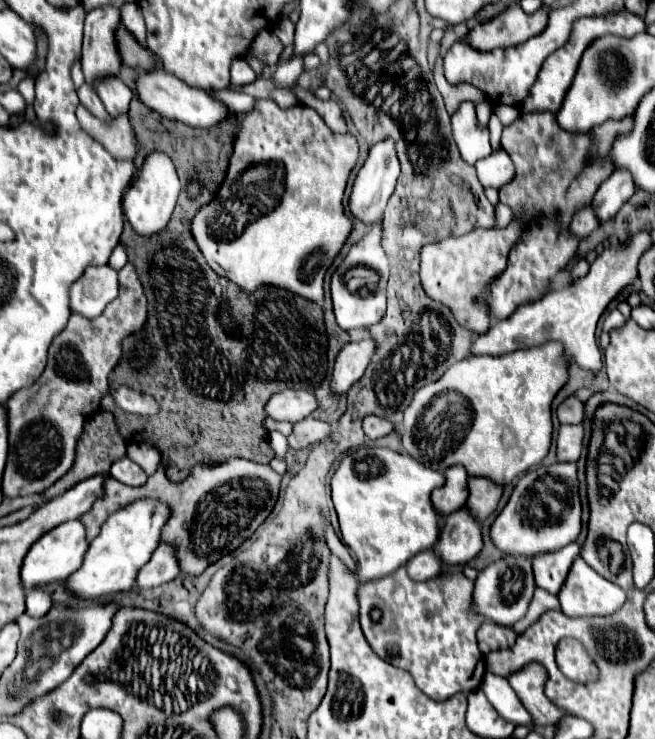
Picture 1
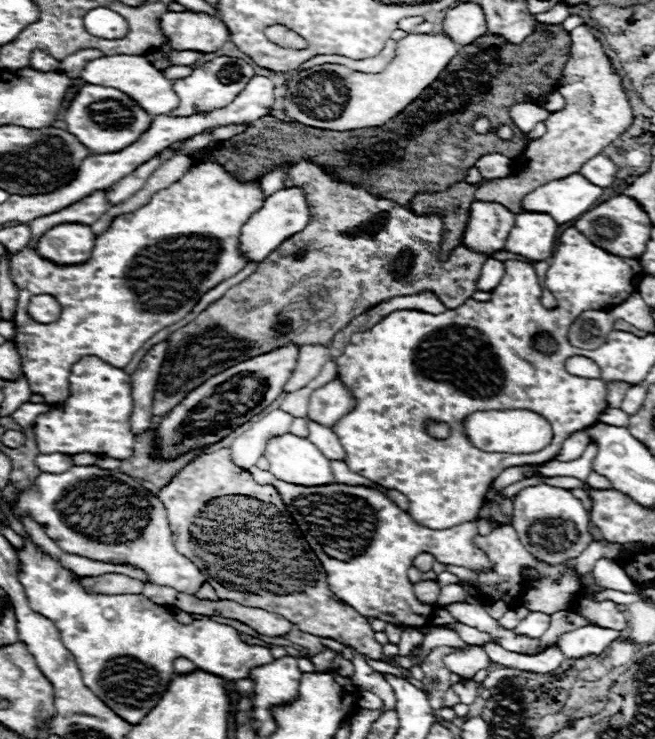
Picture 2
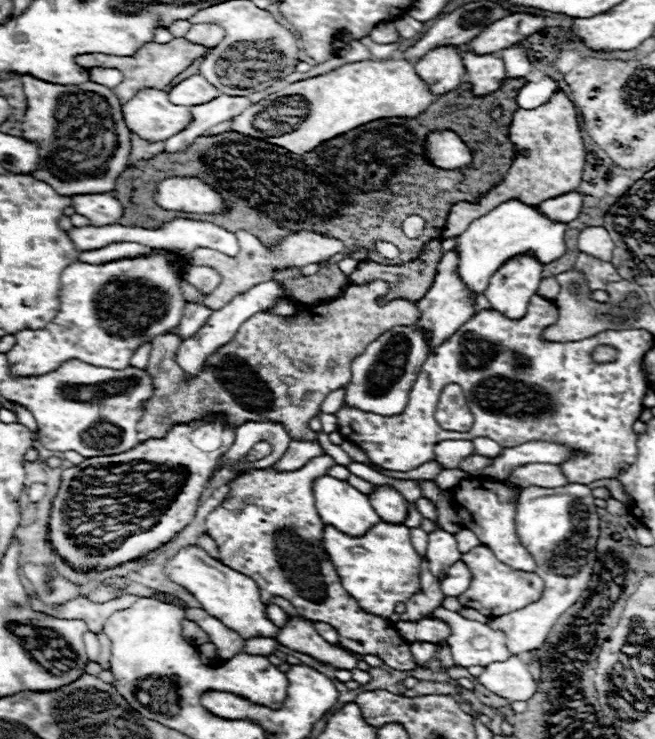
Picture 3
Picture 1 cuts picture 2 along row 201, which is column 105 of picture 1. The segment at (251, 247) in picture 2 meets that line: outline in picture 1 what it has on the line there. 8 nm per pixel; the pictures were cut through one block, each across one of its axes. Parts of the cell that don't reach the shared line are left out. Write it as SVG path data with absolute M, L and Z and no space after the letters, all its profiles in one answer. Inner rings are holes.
M90 266L86 272L70 286L70 310L88 320L94 320L102 314L106 304L118 294L118 274L110 266Z

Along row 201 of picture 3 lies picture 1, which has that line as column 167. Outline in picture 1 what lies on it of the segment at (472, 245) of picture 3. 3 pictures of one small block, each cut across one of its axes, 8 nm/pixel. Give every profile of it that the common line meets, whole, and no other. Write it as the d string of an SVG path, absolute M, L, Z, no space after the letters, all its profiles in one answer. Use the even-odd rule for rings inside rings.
M152 498L136 500L126 508L114 512L104 522L102 532L90 542L82 566L72 576L68 576L66 592L80 600L102 600L104 596L130 590L138 570L150 560L152 552L158 548L160 530L168 516L170 516L168 506Z

